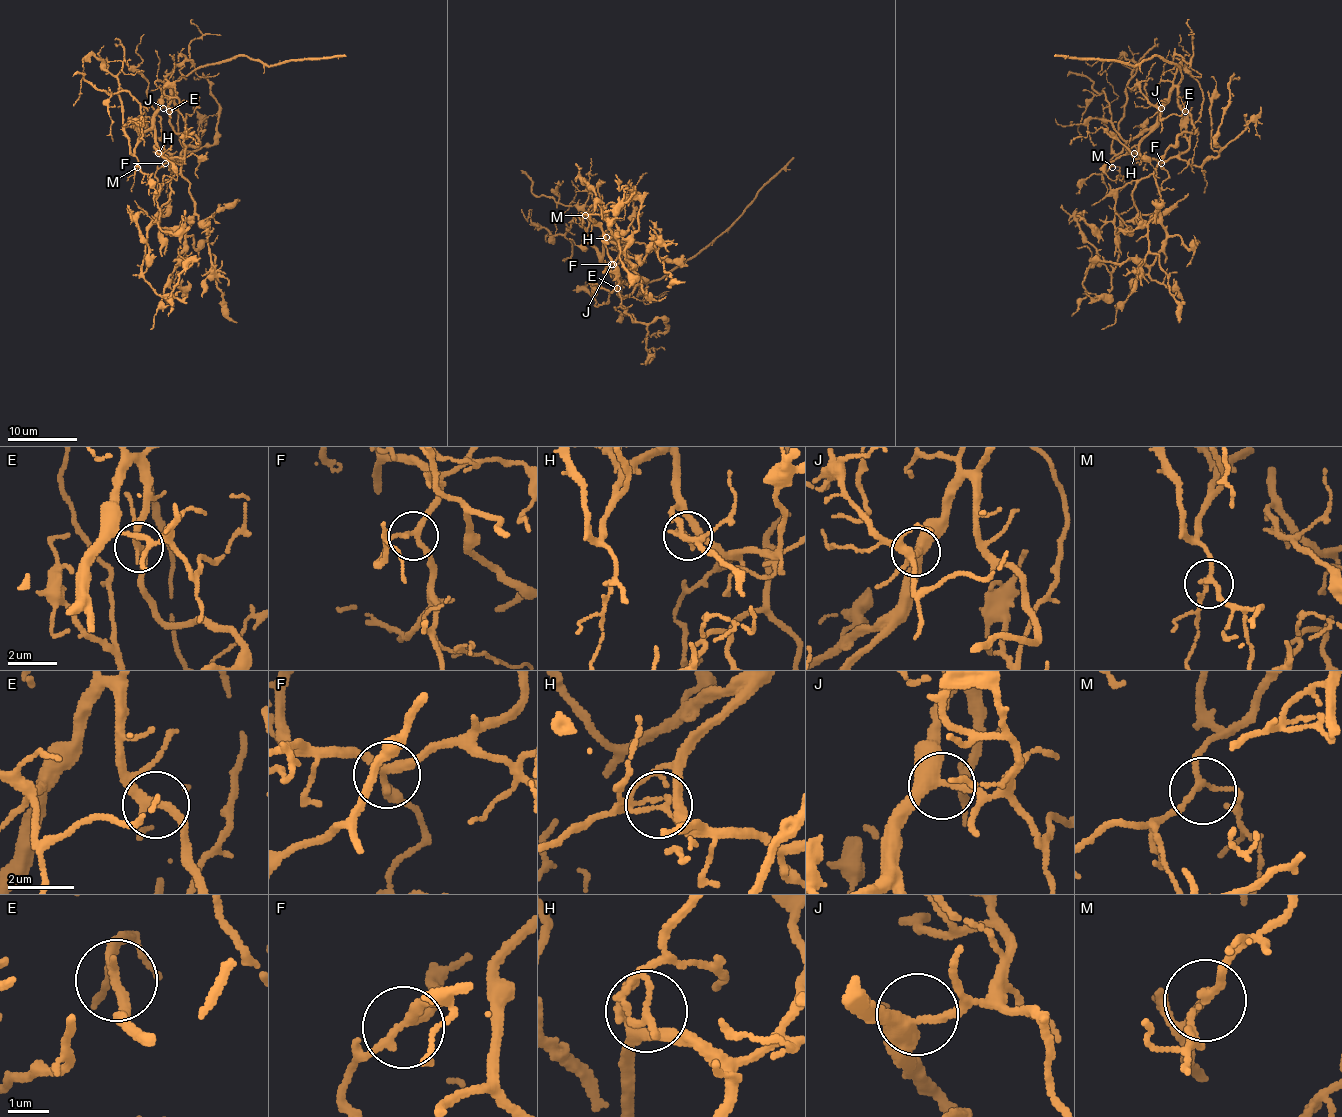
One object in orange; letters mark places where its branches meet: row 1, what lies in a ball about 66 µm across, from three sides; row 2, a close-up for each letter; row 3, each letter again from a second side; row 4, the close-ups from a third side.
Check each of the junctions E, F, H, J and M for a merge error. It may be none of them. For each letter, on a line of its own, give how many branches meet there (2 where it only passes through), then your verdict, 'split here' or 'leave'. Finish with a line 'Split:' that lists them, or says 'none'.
E: branches 3; leave
F: branches 3; leave
H: branches 2; leave
J: branches 3; leave
M: branches 3; leave
Split: none

